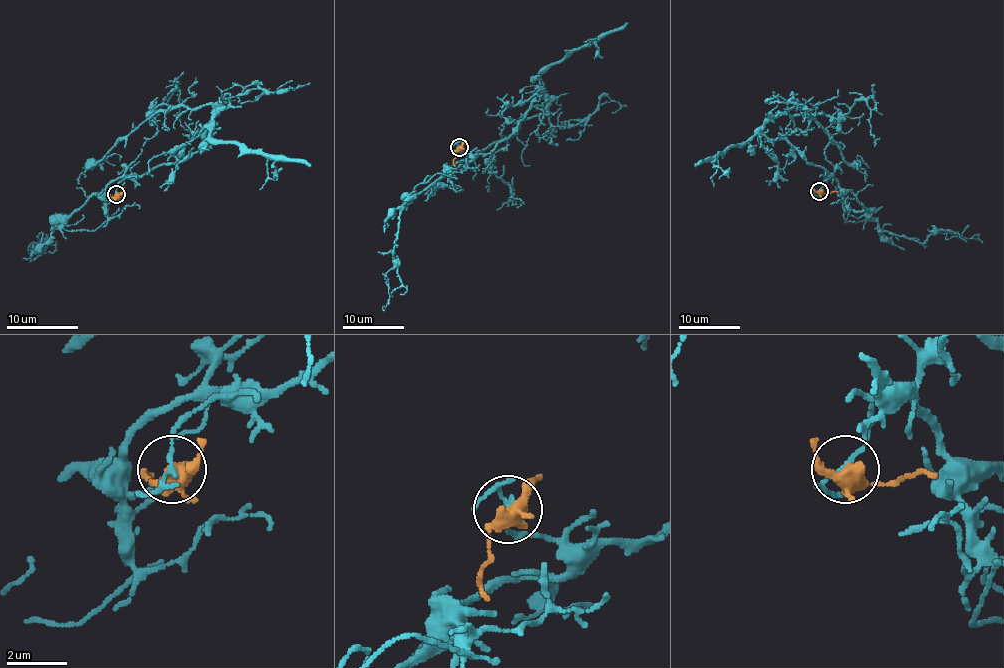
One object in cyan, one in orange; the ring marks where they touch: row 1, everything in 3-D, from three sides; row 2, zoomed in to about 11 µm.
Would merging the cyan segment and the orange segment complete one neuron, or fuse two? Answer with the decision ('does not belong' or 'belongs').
does not belong

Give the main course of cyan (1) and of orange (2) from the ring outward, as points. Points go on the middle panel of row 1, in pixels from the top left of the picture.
1: (459, 147), (473, 155), (489, 153), (524, 117), (515, 133), (439, 179), (462, 192)
2: (459, 147), (455, 153), (455, 165)

